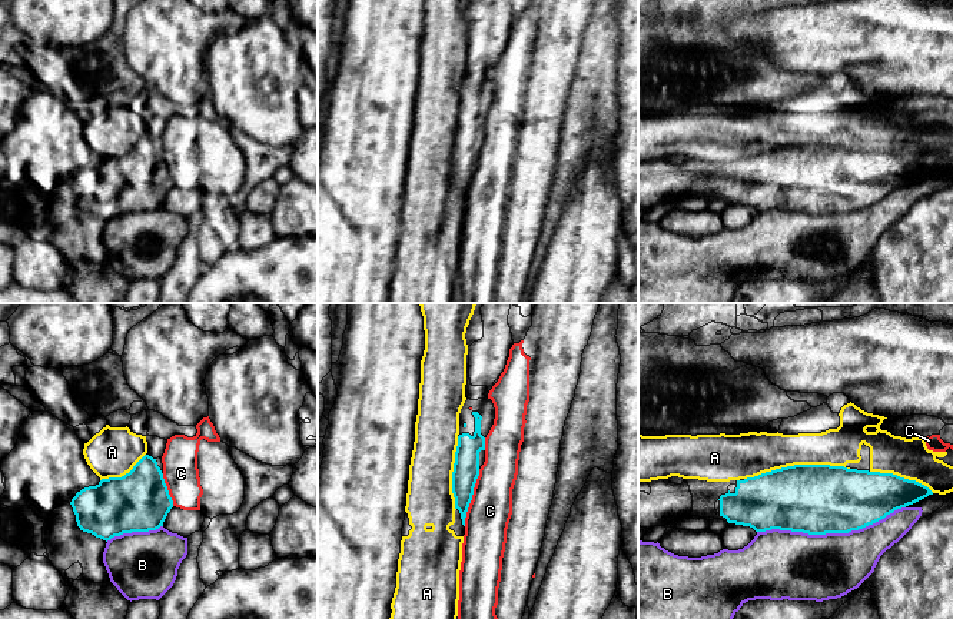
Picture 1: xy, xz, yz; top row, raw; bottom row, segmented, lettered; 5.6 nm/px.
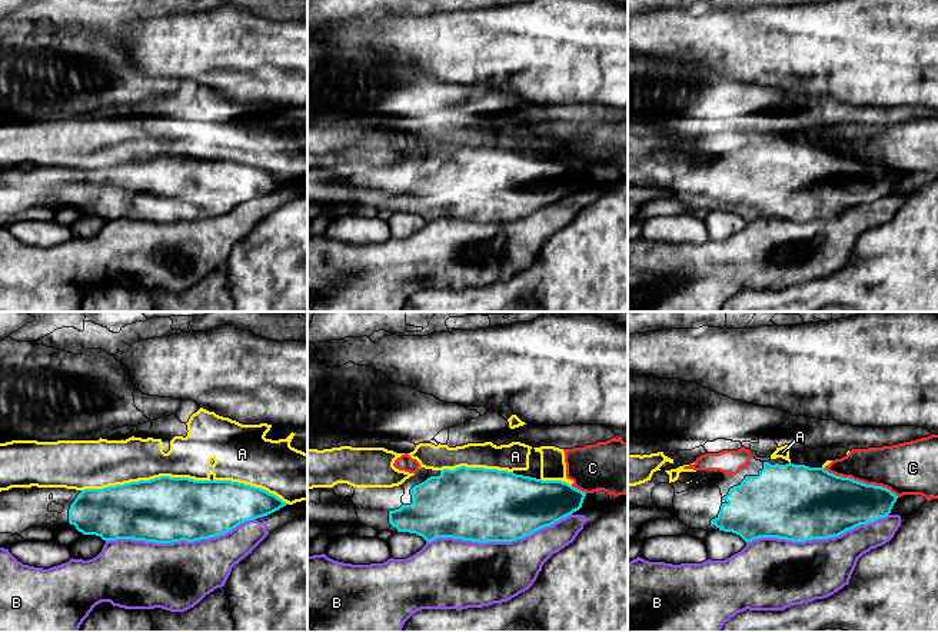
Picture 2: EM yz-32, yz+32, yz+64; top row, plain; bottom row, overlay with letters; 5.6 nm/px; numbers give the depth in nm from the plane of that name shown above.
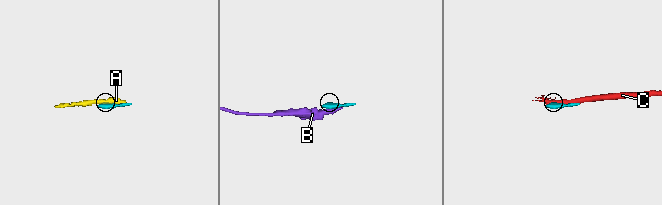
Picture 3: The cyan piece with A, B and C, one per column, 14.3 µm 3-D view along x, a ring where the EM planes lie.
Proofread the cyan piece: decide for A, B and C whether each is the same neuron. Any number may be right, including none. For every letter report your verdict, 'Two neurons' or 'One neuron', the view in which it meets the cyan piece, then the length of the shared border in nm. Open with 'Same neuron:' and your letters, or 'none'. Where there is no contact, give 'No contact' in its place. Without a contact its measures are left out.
Same neuron: none
A: Two neurons. Touches cyan in yz. Shared border 600 nm
B: Two neurons. Touches cyan in yz. Shared border 850 nm
C: Two neurons. Touches cyan in xz. Shared border 340 nm

